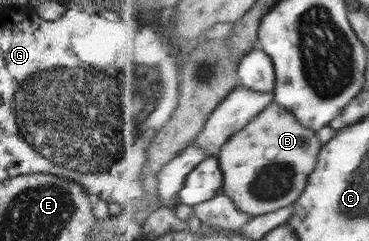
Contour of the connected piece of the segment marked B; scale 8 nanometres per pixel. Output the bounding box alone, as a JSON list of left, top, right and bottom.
[217,103,323,217]

